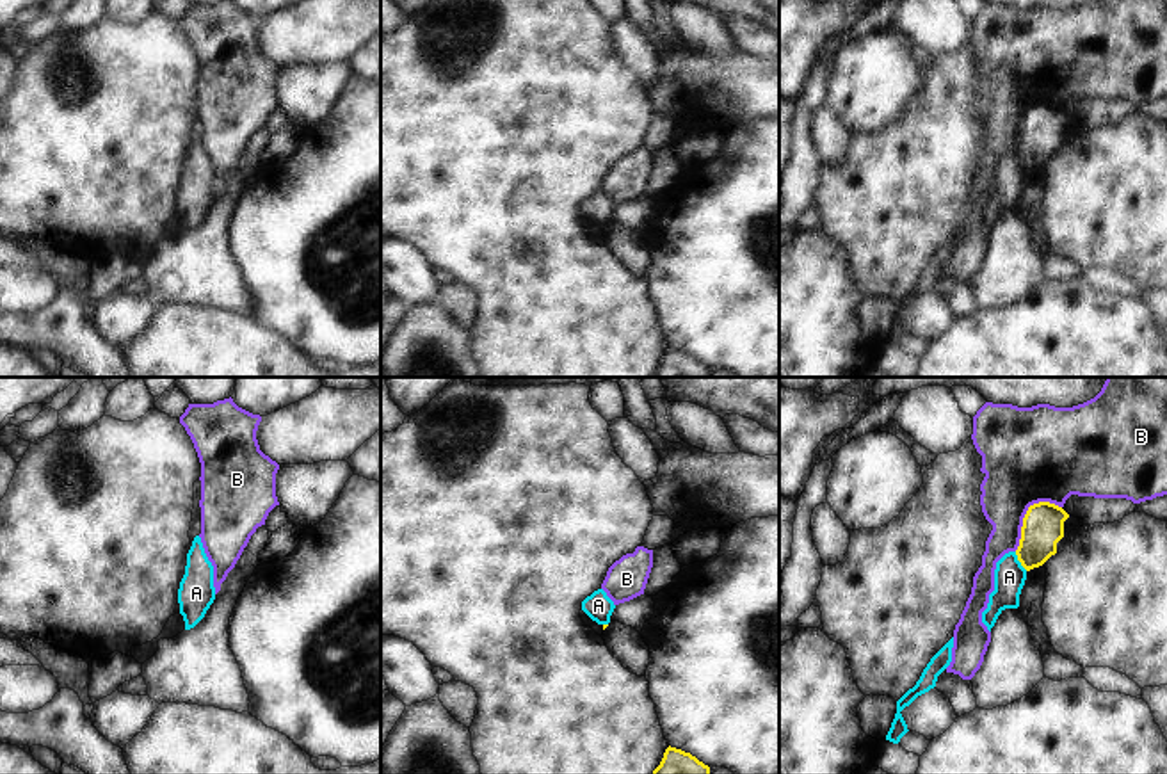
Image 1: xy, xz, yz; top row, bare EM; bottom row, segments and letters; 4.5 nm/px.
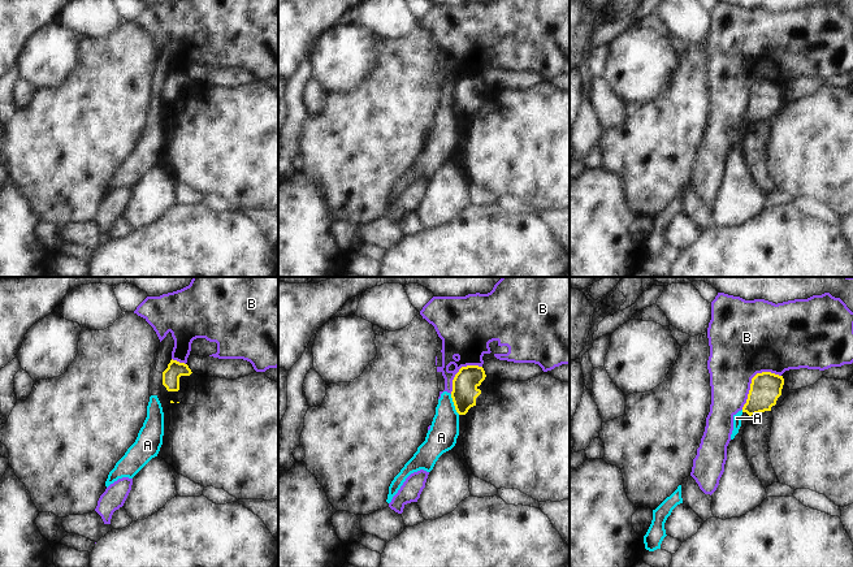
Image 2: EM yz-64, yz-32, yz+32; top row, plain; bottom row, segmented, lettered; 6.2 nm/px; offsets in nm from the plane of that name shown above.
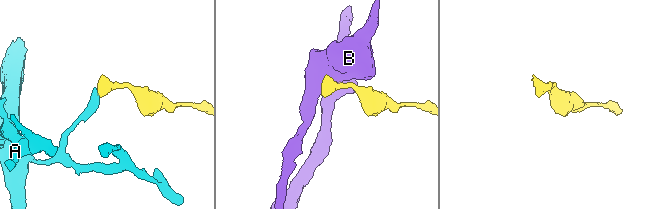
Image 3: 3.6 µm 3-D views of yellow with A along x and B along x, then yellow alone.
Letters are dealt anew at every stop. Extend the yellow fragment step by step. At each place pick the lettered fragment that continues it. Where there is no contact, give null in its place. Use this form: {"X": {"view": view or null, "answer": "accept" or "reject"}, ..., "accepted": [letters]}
{"A": {"view": "yz", "answer": "reject"}, "B": {"view": "yz", "answer": "reject"}, "accepted": []}

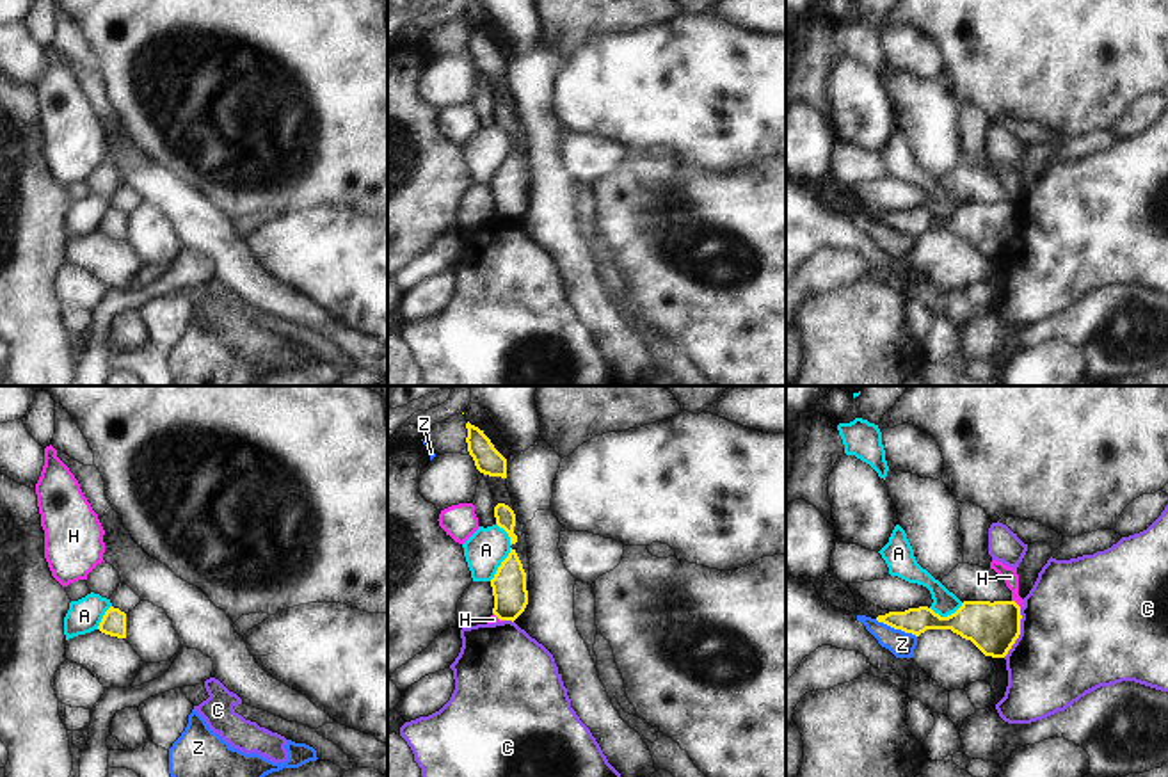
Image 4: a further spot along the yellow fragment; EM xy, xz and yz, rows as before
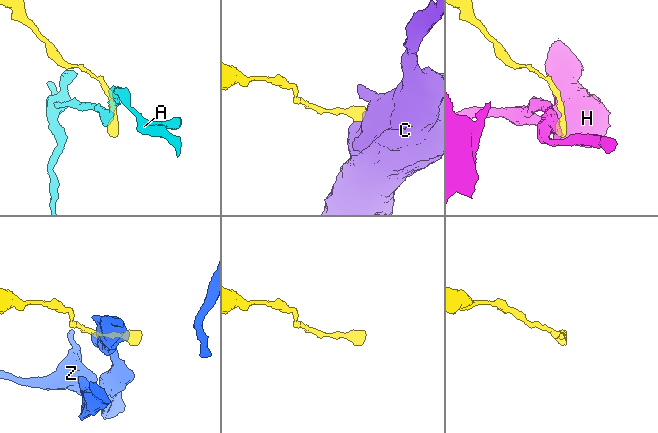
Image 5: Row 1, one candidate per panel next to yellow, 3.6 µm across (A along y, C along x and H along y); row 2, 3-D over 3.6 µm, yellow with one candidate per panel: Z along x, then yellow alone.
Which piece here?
{"A": {"view": "yz", "answer": "reject"}, "C": {"view": "yz", "answer": "reject"}, "H": {"view": "yz", "answer": "reject"}, "Z": {"view": "yz", "answer": "reject"}, "accepted": []}

